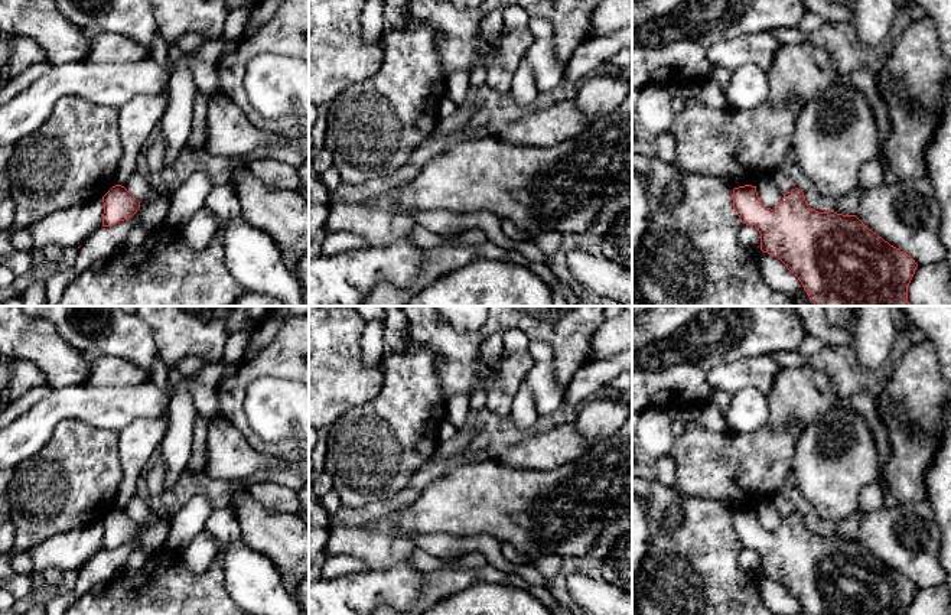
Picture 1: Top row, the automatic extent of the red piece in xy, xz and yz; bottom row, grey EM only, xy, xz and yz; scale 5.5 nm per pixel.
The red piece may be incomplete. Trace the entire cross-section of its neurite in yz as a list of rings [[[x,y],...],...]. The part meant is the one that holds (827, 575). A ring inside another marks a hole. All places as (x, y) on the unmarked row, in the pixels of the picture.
[[[752,508],[735,511],[732,523],[740,544],[758,551],[761,573],[778,580],[805,615],[908,615],[918,590],[915,583],[869,553],[856,538],[818,536],[808,530],[798,511],[784,517],[773,533],[761,525]]]

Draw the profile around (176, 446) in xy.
[[[176,393],[169,403],[169,427],[160,443],[166,465],[165,489],[172,489],[192,456],[192,429],[198,417],[189,393]]]

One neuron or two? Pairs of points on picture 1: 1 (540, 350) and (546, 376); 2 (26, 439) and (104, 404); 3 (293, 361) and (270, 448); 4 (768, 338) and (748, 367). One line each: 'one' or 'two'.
1: one
2: one
3: one
4: two

